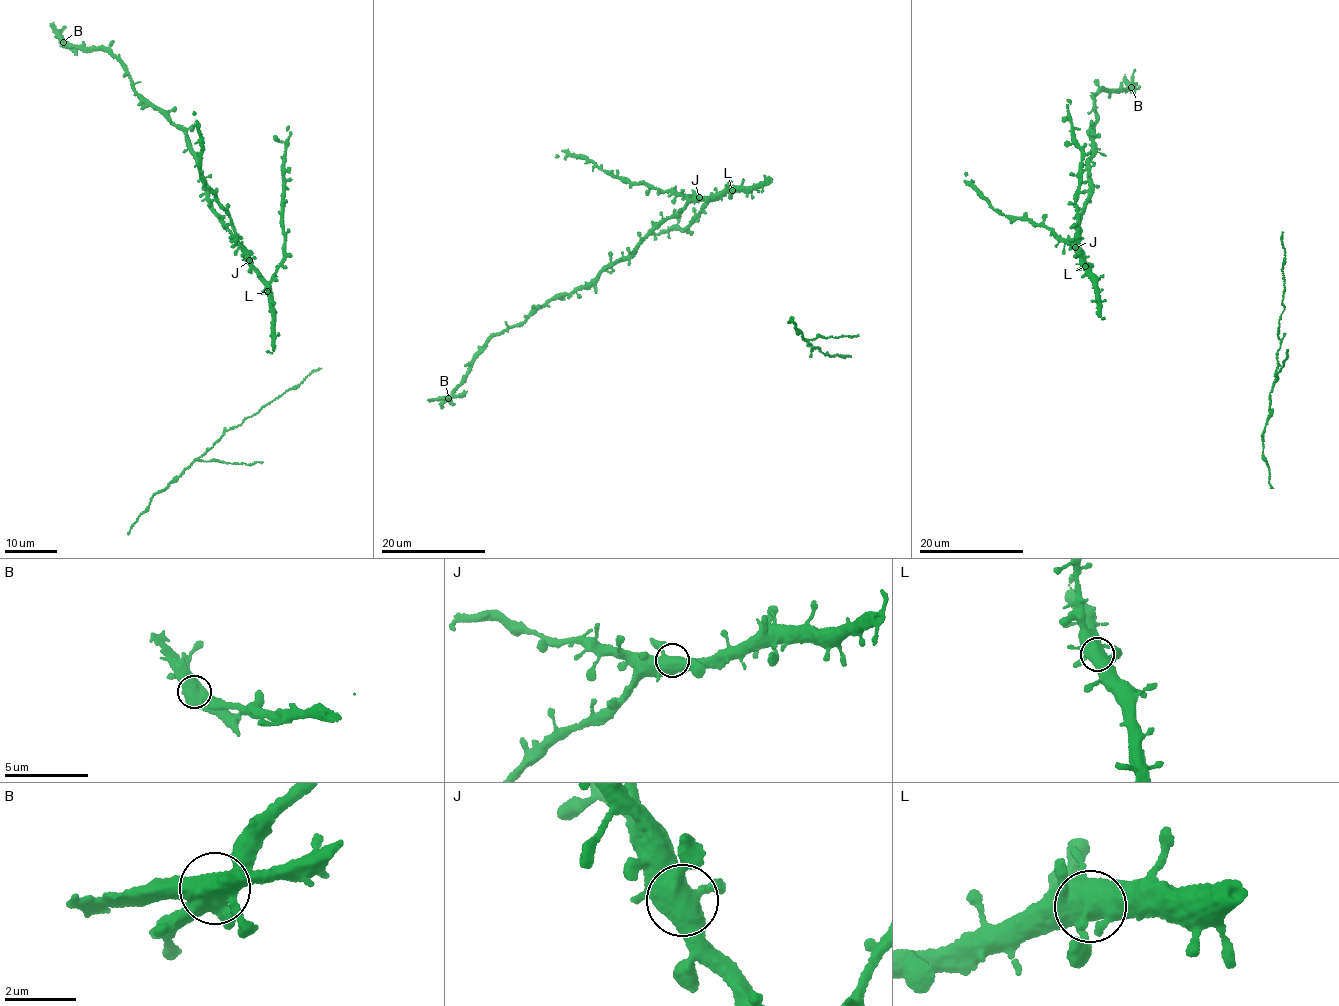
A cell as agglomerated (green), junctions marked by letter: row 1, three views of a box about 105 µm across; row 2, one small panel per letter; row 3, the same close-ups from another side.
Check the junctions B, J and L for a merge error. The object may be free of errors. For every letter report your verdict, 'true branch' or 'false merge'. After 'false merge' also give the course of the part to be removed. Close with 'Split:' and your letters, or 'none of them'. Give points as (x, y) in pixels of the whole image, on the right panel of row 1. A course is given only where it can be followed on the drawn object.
B: false merge | (1132, 87), (1125, 74)
J: true branch
L: true branch
Split: B

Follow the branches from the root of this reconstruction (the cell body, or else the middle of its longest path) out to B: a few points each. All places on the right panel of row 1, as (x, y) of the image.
B: (1083, 257), (1075, 240), (1088, 197), (1092, 137), (1088, 130), (1096, 120), (1093, 97), (1102, 90), (1132, 87)

